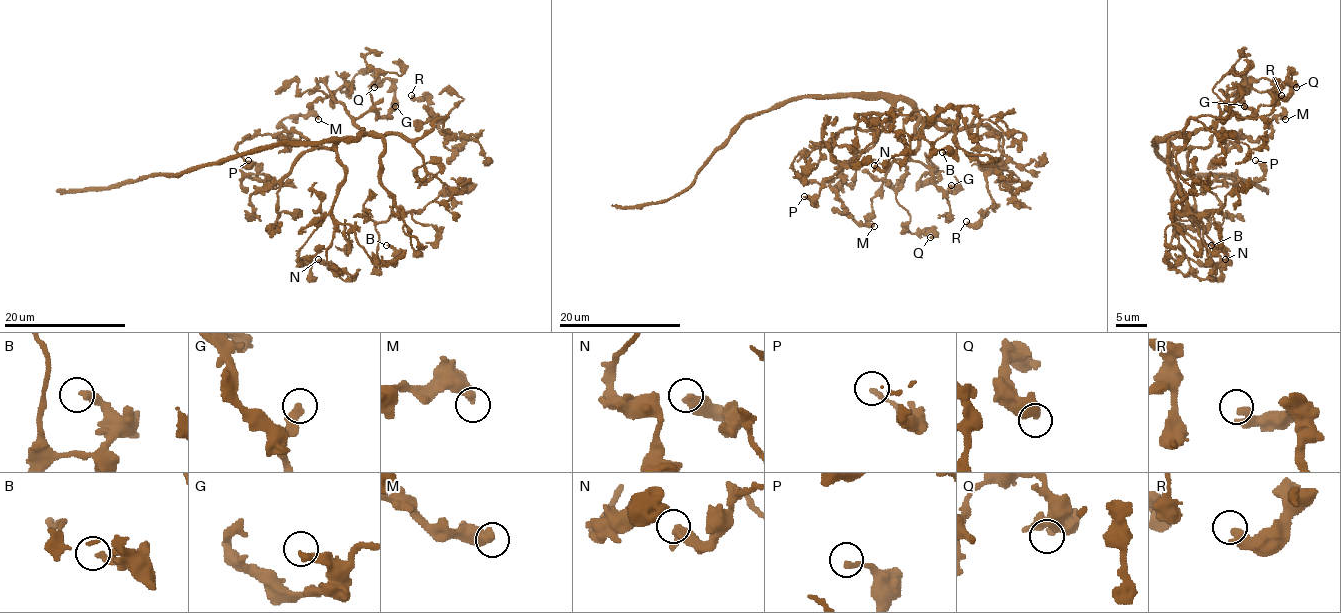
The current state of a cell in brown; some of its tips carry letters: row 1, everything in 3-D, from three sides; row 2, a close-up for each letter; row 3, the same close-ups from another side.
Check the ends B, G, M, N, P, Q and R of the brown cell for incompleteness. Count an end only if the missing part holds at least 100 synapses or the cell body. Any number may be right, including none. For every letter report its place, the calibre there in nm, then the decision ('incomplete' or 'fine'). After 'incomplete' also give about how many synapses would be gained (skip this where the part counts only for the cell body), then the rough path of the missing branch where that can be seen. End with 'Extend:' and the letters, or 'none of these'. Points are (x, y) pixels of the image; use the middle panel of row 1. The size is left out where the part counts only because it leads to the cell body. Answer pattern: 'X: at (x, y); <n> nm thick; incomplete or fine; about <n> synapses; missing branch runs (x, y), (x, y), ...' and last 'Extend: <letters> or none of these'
B: at (942, 152); 280 nm thick; fine
G: at (951, 185); 320 nm thick; fine
M: at (874, 226); 420 nm thick; fine
N: at (874, 165); 320 nm thick; fine
P: at (804, 196); 200 nm thick; fine
Q: at (930, 237); 440 nm thick; fine
R: at (966, 221); 400 nm thick; fine
Extend: none of these

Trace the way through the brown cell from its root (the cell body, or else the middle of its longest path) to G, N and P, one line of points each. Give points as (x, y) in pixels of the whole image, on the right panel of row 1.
G: (1156, 144), (1173, 135), (1187, 136), (1200, 128), (1208, 128), (1225, 112), (1249, 118), (1252, 112), (1244, 106)
N: (1156, 144), (1167, 141), (1173, 148), (1173, 220), (1190, 271), (1213, 280), (1229, 264), (1225, 259)
P: (1156, 144), (1170, 141), (1188, 147), (1188, 172), (1208, 188), (1257, 182), (1263, 166), (1255, 160)

